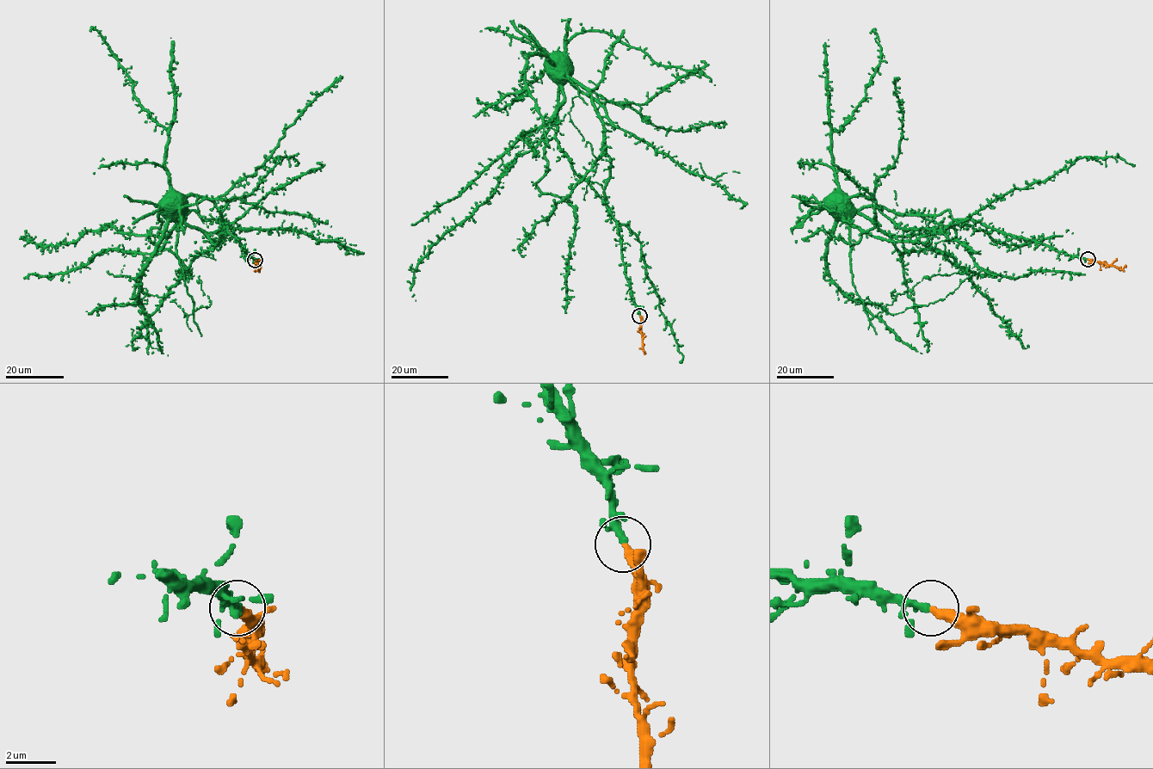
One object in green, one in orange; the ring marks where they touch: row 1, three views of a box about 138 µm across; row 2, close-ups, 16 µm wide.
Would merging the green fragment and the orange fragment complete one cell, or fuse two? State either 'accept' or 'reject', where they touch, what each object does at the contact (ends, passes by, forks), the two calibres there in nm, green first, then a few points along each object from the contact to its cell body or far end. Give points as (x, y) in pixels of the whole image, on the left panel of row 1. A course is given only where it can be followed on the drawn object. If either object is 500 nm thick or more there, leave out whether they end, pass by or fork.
accept; at (255, 260); green forks there; orange ends there; 190 nm thick on the green side, 360 nm on the other; green runs (255, 260), (223, 222), (170, 208), (218, 242), (229, 202), (253, 191), (277, 156), (296, 165); orange runs (255, 260), (258, 271), (260, 266)

